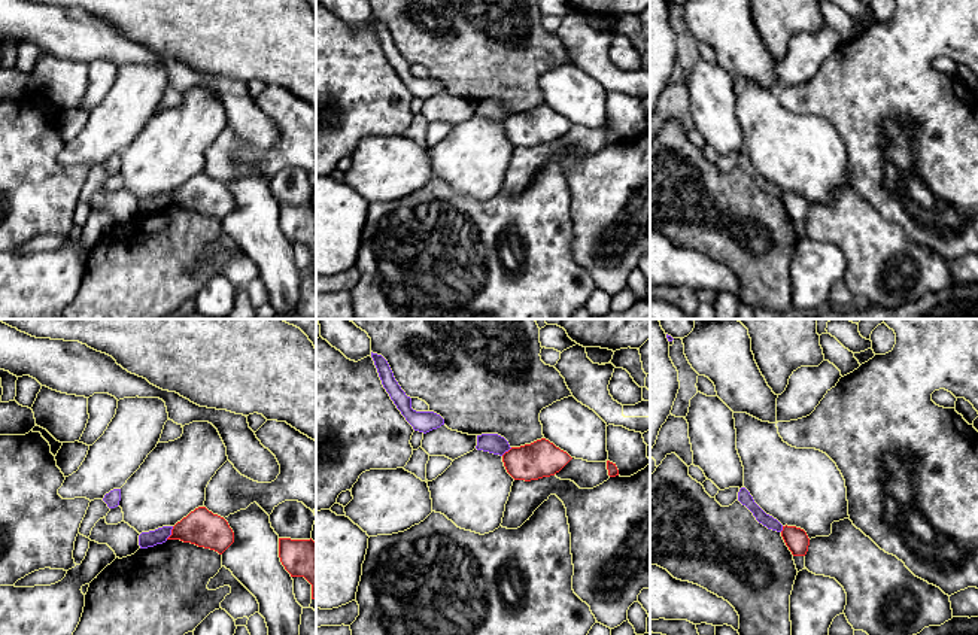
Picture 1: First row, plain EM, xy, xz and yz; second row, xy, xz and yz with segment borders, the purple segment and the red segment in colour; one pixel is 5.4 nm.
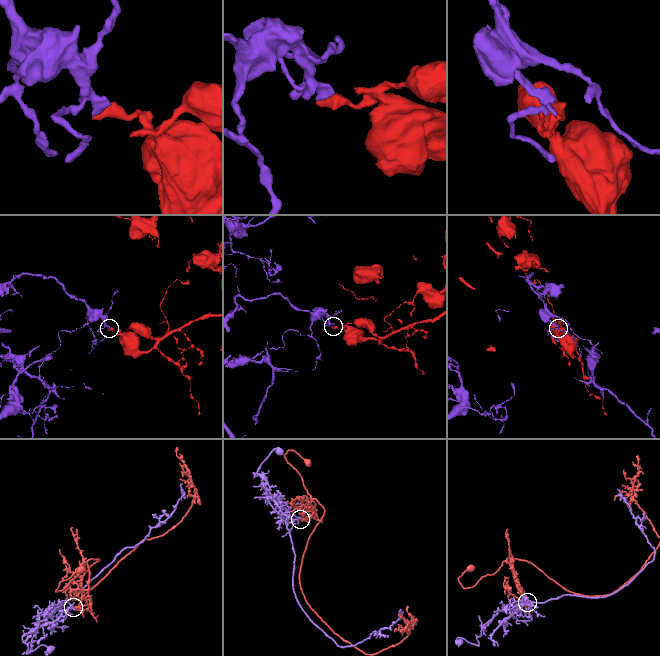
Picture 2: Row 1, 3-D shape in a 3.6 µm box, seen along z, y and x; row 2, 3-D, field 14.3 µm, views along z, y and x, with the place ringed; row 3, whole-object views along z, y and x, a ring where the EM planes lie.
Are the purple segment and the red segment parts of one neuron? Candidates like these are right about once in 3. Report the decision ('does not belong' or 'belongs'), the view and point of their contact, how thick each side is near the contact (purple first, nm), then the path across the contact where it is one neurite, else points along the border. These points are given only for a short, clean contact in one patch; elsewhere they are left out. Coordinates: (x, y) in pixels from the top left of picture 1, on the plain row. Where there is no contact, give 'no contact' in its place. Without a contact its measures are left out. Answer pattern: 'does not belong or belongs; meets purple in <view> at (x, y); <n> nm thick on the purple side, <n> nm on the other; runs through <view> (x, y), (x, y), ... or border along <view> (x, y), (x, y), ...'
does not belong; meets purple in xy at (170, 198); 90 nm thick on the purple side, 200 nm on the other; border along xy (173, 193), (166, 204)

